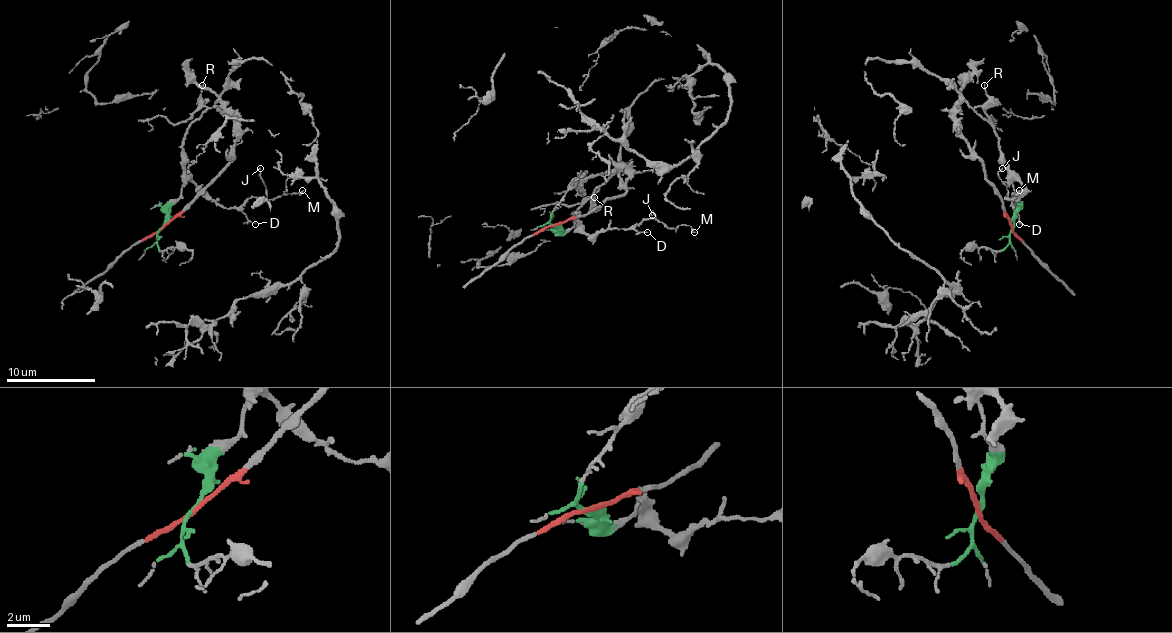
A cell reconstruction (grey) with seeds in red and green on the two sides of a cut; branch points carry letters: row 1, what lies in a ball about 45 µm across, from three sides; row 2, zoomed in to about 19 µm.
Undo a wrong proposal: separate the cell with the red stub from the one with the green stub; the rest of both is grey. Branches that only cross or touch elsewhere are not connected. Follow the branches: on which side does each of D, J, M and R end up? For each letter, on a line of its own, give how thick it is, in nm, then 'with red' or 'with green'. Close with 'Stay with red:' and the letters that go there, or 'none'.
D: 70 nm | with green
J: 110 nm | with green
M: 130 nm | with green
R: 110 nm | with green
Stay with red: none

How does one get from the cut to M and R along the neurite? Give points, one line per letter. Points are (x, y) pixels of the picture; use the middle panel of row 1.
M: (554, 226), (561, 230), (572, 226), (592, 235), (659, 219), (668, 228), (688, 226), (695, 232)
R: (554, 226), (567, 230), (574, 223), (574, 212), (585, 199), (592, 201), (594, 197)

